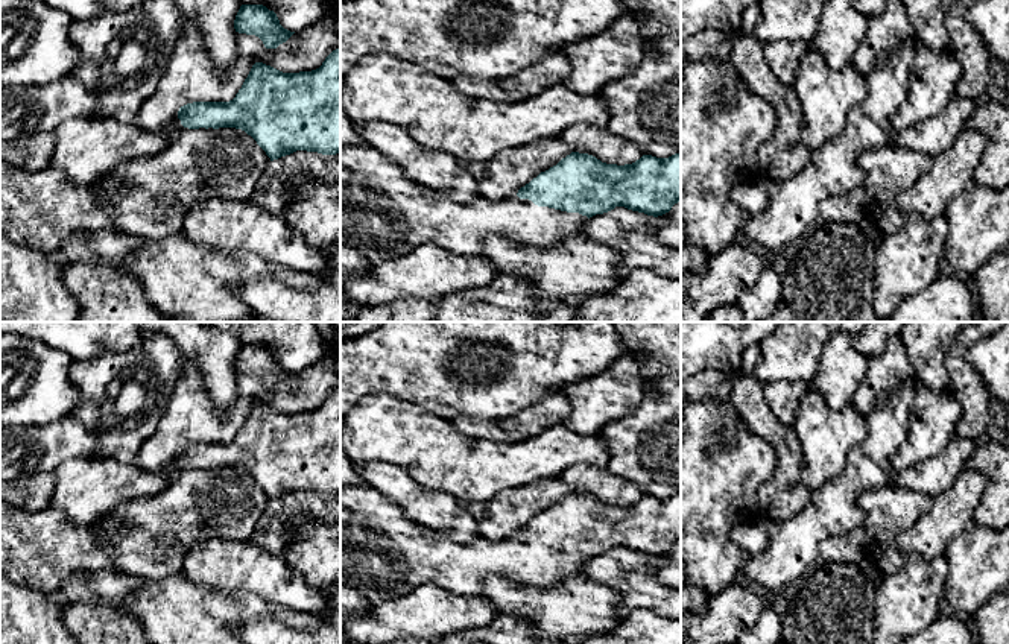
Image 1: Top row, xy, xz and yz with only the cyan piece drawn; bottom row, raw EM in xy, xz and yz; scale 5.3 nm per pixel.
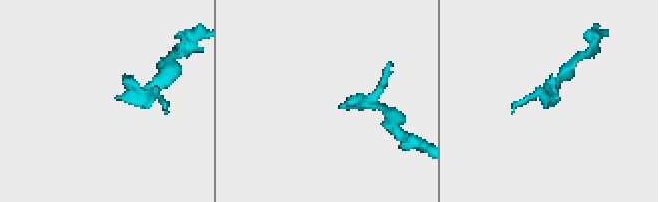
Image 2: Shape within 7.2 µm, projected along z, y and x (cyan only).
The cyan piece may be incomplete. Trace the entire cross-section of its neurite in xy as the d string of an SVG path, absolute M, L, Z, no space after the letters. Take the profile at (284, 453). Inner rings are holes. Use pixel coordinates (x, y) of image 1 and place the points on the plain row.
M340 389L333 390L322 406L312 412L283 413L255 402L232 440L187 444L179 448L175 466L179 472L199 468L242 469L270 501L296 491L340 494Z

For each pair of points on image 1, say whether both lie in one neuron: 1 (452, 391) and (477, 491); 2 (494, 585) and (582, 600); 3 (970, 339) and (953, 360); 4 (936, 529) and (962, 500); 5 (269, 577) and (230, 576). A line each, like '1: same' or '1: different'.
1: different
2: same
3: same
4: same
5: same

